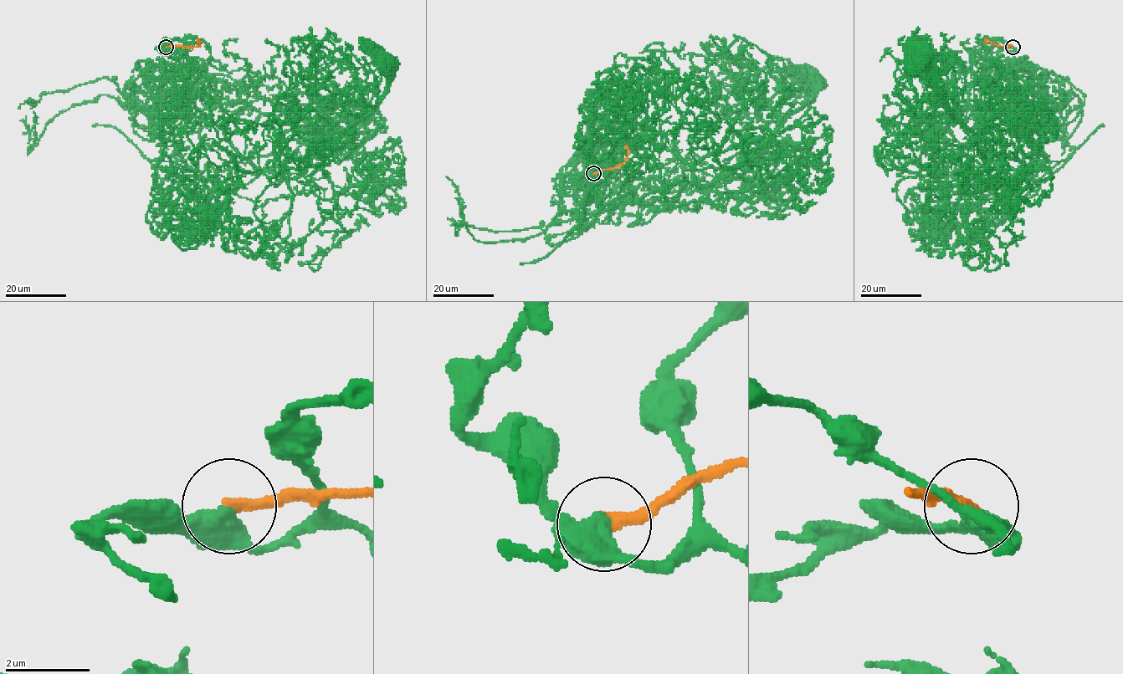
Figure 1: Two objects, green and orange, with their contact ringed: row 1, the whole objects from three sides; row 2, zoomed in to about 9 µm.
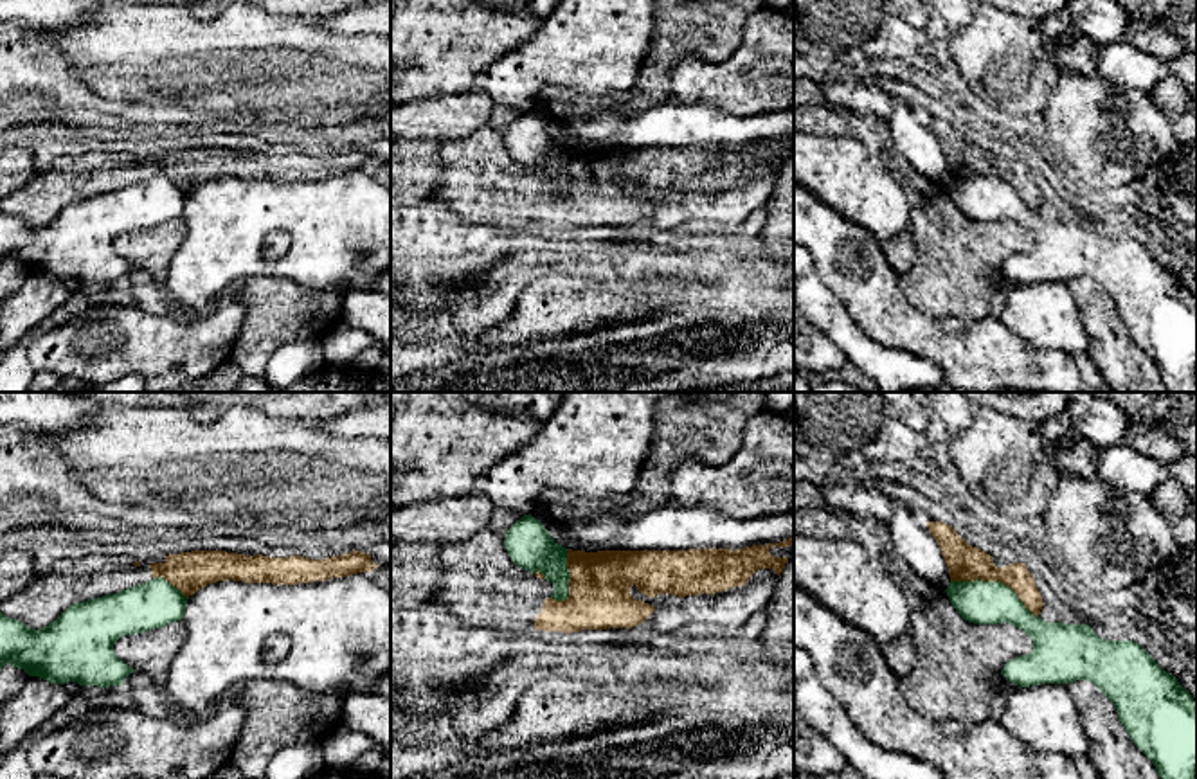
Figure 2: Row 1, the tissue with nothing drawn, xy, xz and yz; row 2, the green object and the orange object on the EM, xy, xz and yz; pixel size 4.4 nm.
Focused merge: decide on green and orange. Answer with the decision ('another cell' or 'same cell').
another cell

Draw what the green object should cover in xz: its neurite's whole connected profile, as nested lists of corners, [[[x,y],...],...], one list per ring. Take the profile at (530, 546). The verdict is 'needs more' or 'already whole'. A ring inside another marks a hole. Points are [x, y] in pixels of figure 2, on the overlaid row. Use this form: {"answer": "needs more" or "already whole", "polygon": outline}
{"answer": "already whole", "polygon": [[[524,515],[508,529],[504,547],[515,565],[533,574],[542,572],[553,583],[553,599],[569,597],[569,549],[558,545],[540,520]]]}

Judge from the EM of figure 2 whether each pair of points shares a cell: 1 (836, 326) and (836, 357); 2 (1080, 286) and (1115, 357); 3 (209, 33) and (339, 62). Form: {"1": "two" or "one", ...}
{"1": "two", "2": "one", "3": "one"}

